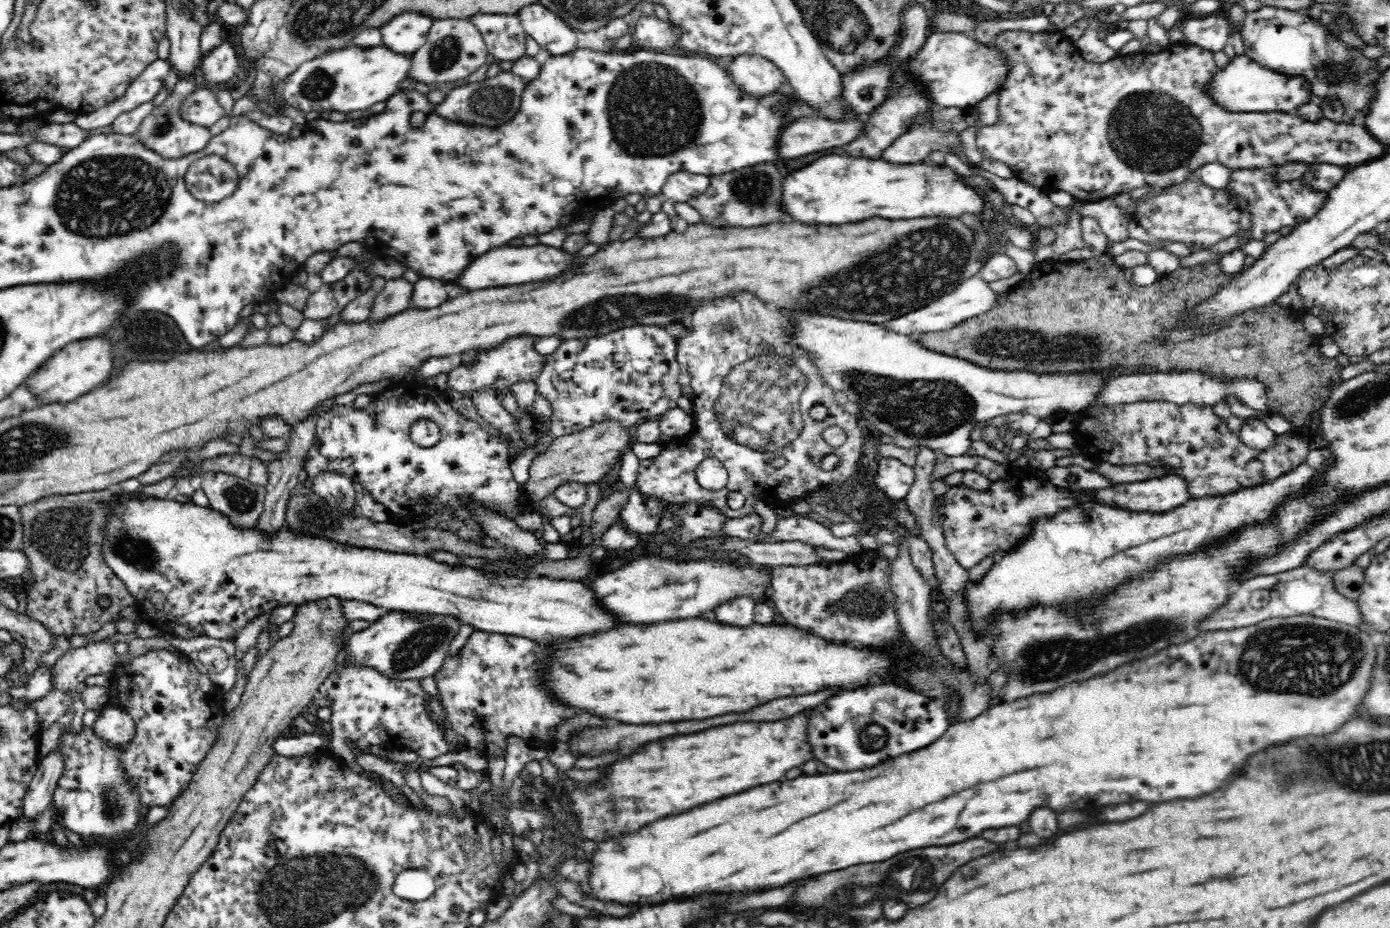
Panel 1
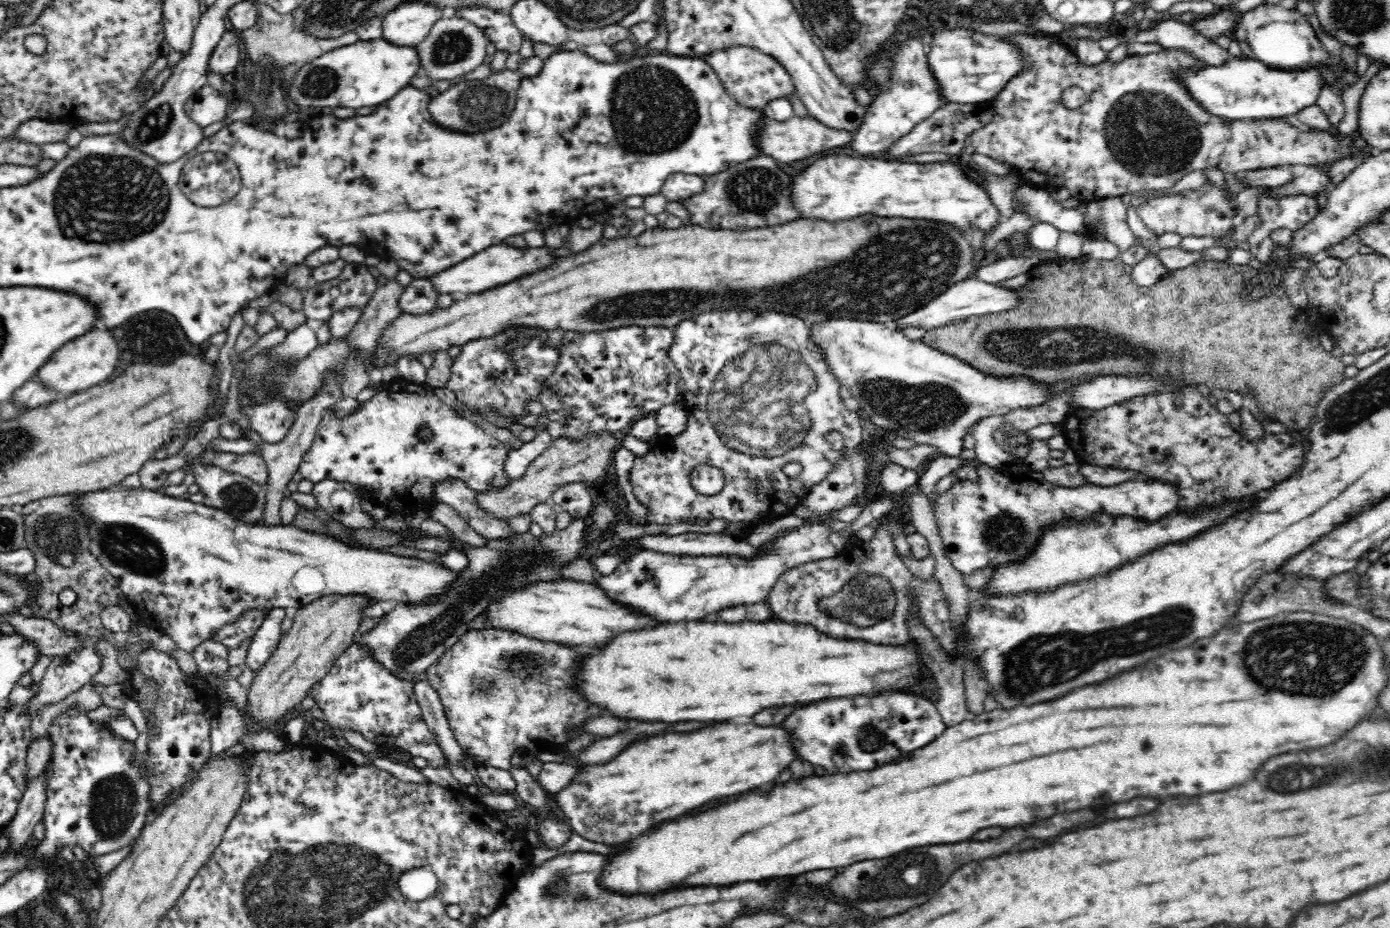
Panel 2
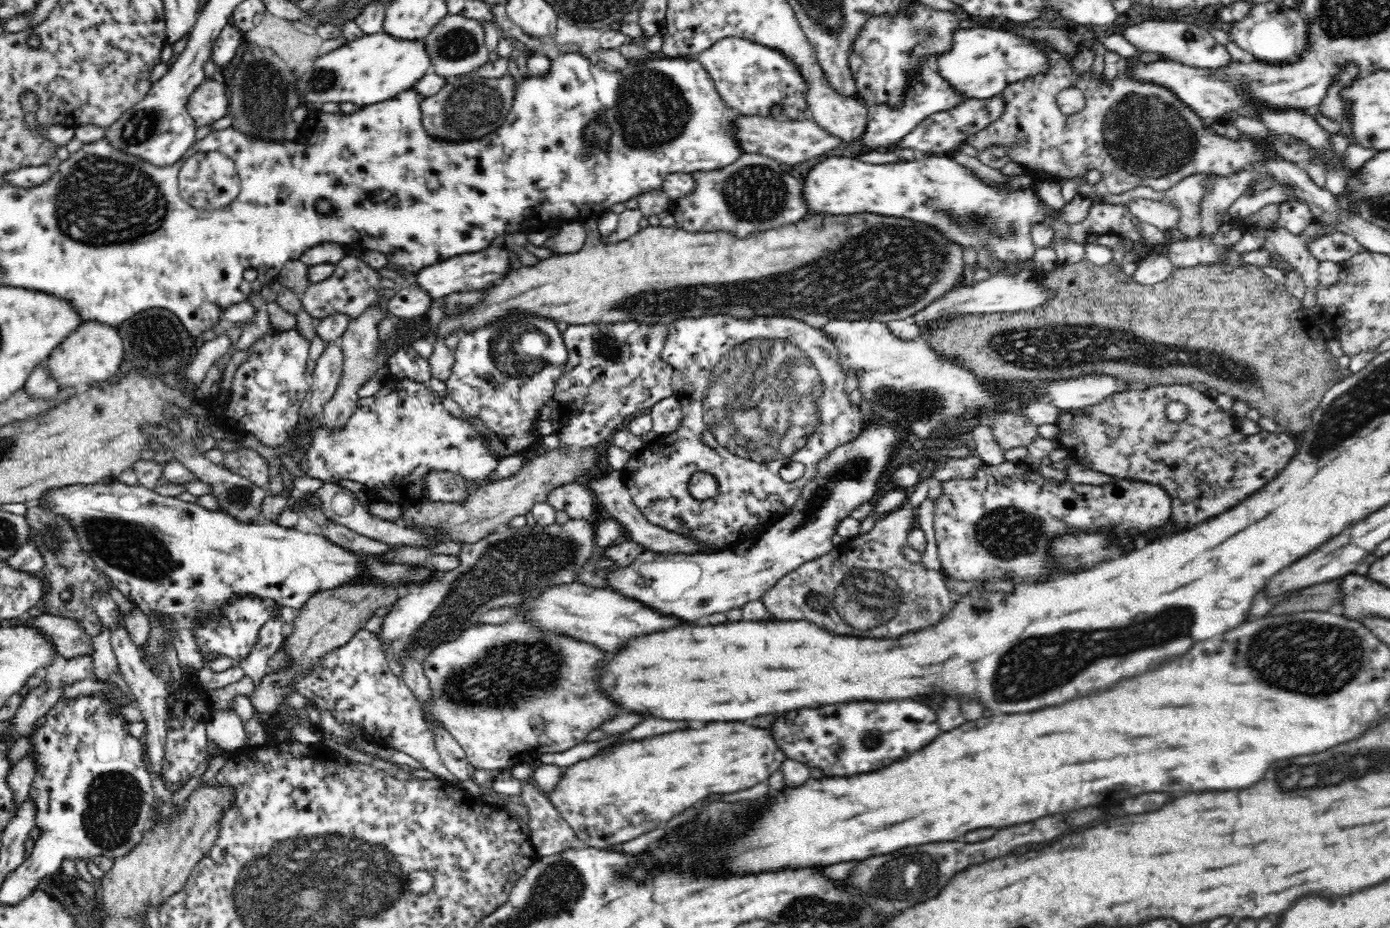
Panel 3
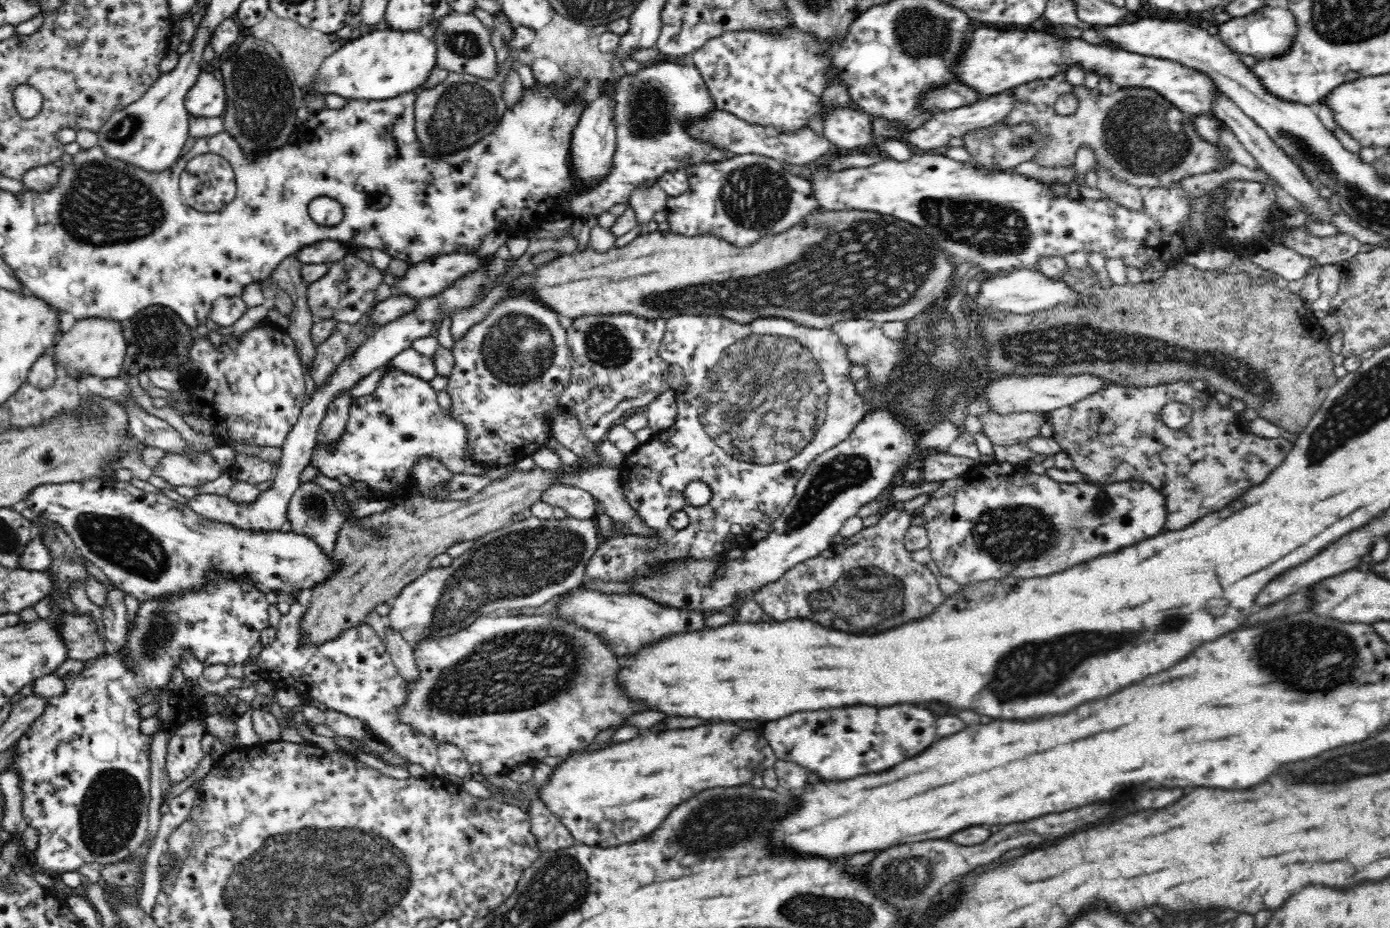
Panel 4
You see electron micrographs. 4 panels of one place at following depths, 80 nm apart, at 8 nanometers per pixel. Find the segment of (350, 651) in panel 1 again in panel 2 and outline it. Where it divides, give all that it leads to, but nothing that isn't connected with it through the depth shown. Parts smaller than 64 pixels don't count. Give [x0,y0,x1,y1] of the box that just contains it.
[356,519,587,674]

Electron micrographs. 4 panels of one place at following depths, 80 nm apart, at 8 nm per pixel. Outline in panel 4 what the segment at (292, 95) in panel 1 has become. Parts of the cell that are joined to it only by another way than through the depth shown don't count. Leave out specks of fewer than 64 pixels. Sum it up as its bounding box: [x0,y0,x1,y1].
[305,27,437,100]

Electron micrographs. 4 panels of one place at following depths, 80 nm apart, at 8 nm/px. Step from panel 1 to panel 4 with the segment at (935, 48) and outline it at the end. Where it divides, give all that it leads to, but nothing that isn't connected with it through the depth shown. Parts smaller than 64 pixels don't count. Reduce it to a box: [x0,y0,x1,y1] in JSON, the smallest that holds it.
[955,26,1217,116]

